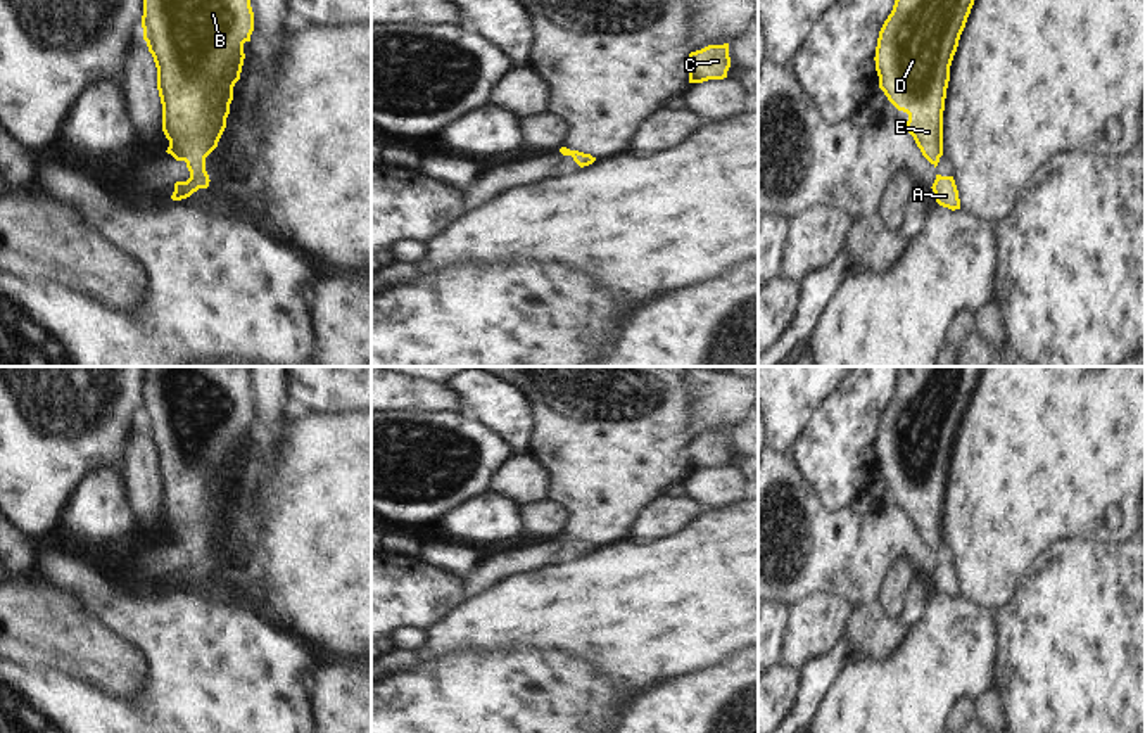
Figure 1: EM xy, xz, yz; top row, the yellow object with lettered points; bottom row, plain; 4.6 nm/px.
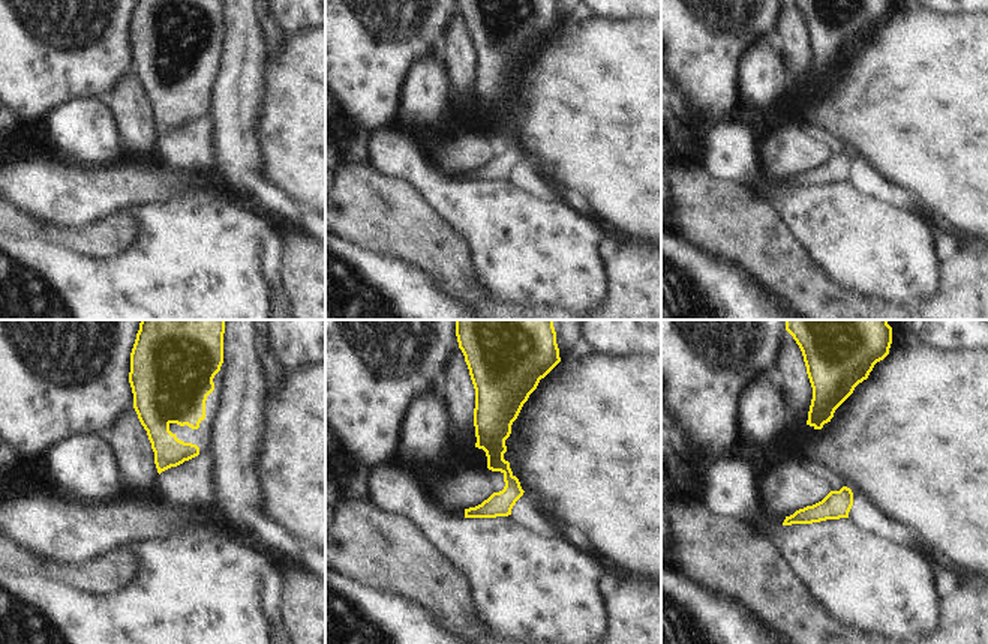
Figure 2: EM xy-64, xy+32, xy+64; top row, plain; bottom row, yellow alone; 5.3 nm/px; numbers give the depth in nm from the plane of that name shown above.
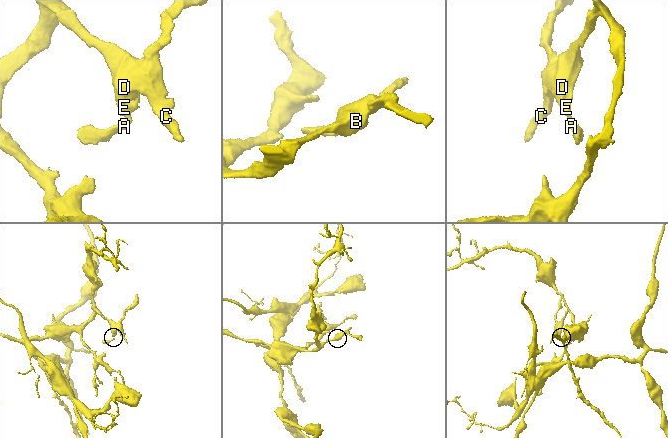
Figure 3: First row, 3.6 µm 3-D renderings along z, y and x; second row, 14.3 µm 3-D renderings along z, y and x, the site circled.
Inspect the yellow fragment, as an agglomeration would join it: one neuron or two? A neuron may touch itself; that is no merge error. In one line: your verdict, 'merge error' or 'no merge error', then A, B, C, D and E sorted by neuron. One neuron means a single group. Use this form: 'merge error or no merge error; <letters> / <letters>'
no merge error; A B C D E

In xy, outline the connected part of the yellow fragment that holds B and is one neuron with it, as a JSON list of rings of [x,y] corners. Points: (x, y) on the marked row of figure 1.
[[[143,0],[142,16],[143,40],[157,67],[157,90],[162,104],[162,131],[169,140],[168,154],[185,161],[190,171],[187,182],[176,182],[173,201],[190,197],[199,188],[209,187],[206,157],[218,147],[226,128],[233,86],[240,80],[244,66],[244,43],[250,41],[254,31],[254,12],[250,0]]]

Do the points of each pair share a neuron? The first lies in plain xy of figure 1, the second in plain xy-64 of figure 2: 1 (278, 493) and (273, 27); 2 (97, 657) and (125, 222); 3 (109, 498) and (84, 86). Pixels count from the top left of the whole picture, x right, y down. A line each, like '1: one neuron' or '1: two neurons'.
1: two neurons
2: one neuron
3: two neurons

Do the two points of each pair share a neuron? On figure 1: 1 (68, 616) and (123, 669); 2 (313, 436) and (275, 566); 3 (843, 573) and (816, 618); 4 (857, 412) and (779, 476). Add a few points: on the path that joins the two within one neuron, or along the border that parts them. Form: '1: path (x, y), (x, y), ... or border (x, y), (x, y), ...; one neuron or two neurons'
1: path (82, 630), (109, 657); one neuron
2: path (313, 469), (313, 528), (308, 533); one neuron
3: border (793, 607), (810, 595), (840, 595), (854, 607); two neurons
4: border (791, 455), (800, 476), (817, 497); two neurons

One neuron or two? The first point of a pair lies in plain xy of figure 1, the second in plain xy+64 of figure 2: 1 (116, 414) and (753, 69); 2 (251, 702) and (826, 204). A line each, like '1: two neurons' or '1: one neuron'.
1: two neurons
2: one neuron

